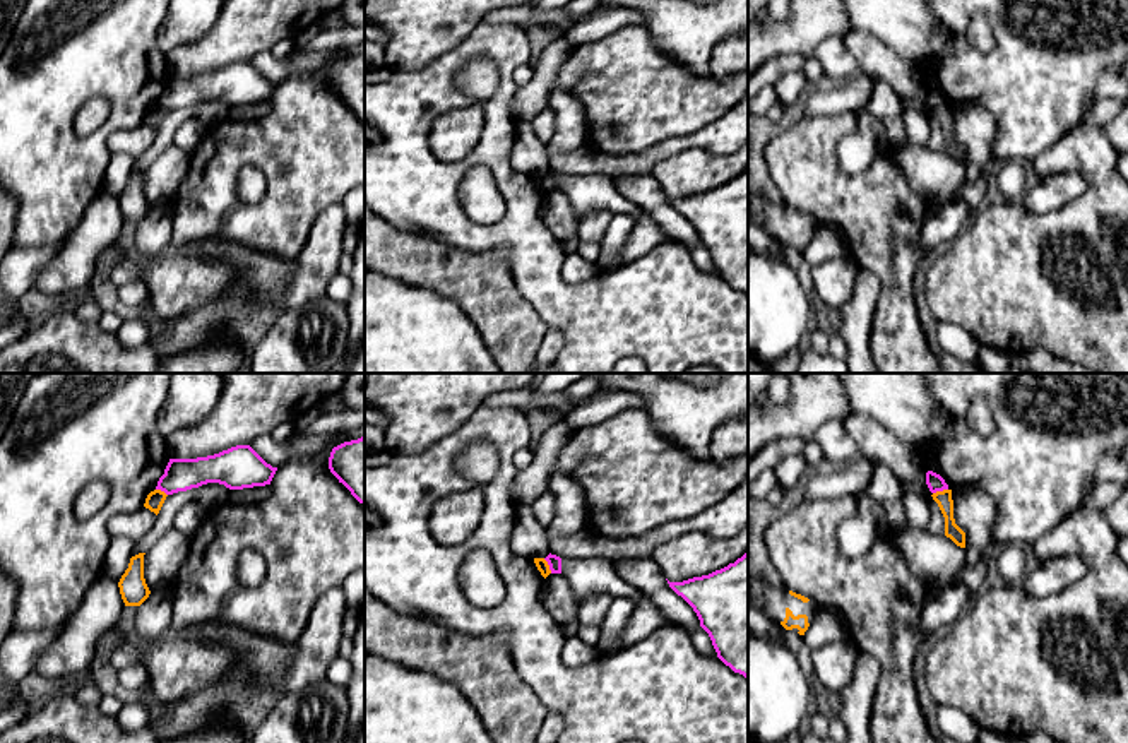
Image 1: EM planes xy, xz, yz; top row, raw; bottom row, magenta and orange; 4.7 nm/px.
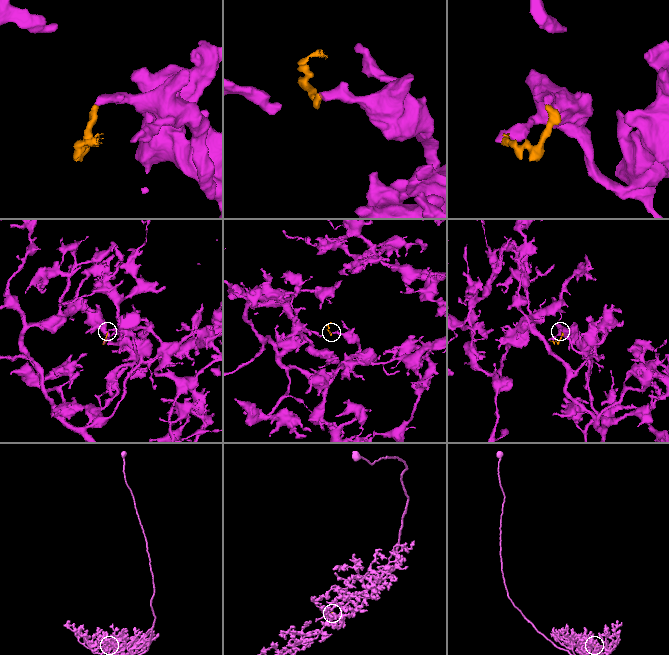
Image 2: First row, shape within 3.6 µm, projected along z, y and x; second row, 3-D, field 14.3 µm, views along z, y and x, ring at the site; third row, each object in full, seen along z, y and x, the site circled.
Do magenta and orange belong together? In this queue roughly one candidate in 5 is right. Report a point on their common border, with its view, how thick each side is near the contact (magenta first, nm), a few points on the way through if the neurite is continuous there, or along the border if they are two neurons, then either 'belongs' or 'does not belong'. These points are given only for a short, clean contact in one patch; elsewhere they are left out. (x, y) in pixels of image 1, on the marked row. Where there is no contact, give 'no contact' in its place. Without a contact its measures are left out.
contact xz (548, 564); calibres 60 and 60 nm; border xz (543, 558), (552, 572); does not belong

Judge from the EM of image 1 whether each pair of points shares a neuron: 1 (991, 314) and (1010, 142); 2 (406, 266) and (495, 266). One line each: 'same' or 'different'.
1: different
2: same

